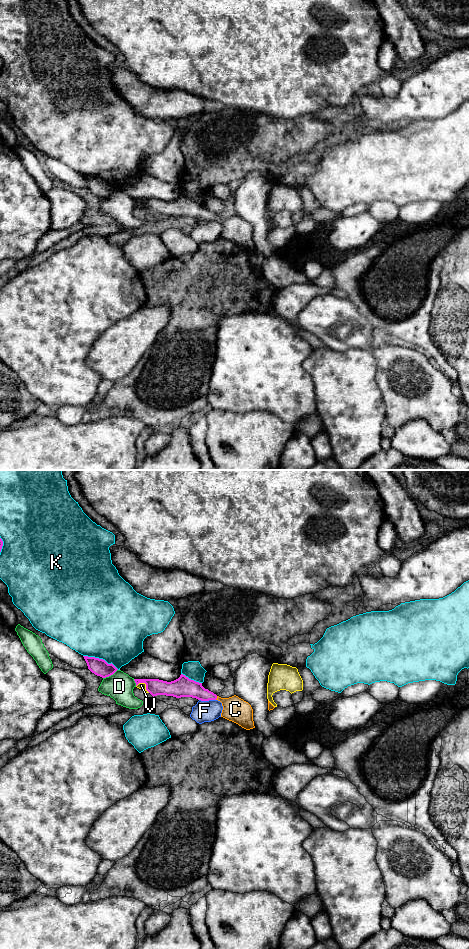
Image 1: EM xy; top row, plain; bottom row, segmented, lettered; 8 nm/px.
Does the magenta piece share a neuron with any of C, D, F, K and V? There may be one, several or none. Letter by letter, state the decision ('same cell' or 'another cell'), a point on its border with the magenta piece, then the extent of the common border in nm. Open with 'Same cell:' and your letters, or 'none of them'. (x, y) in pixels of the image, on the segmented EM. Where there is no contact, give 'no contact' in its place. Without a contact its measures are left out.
Same cell: C
C: same cell; meets magenta in xy at (216, 698); contact 40 nm long
D: another cell; meets magenta in xy at (110, 675); contact 140 nm long
F: another cell; meets magenta in xy at (207, 700); contact 140 nm long
K: another cell; meets magenta in xy at (101, 659); contact 300 nm long
V: another cell; meets magenta in xy at (145, 683); contact 130 nm long

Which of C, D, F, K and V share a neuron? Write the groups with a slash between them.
C / D / F / K / V

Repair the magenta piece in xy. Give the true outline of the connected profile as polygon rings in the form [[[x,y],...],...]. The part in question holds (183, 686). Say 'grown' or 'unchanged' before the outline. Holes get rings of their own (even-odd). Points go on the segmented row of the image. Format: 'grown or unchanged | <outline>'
grown | [[[183,674],[171,682],[159,679],[134,679],[134,681],[136,686],[139,683],[145,683],[146,690],[153,697],[166,695],[176,698],[192,697],[201,701],[218,700],[223,706],[221,717],[238,724],[246,730],[255,728],[253,709],[248,702],[236,695],[229,698],[221,698],[208,689],[205,689],[202,683],[191,680]]]

